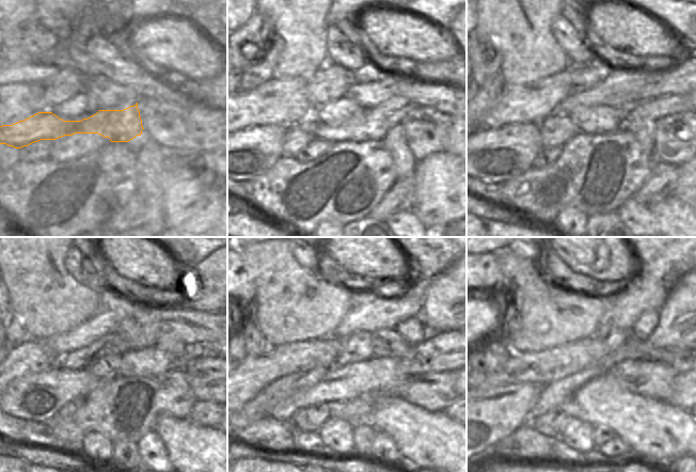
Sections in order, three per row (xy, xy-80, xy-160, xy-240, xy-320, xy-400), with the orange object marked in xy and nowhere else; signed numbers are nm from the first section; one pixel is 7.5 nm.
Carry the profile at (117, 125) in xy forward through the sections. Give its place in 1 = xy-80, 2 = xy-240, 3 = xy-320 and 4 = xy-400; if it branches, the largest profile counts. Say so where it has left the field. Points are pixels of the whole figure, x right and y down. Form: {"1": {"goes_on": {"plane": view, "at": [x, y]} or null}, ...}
{"1": {"goes_on": {"plane": "xy-80", "at": [372, 123]}}, "2": {"goes_on": {"plane": "xy-240", "at": [196, 349]}}, "3": {"goes_on": null}, "4": {"goes_on": null}}

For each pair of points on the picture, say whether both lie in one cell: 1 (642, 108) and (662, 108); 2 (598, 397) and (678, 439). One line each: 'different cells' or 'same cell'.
1: same cell
2: same cell

